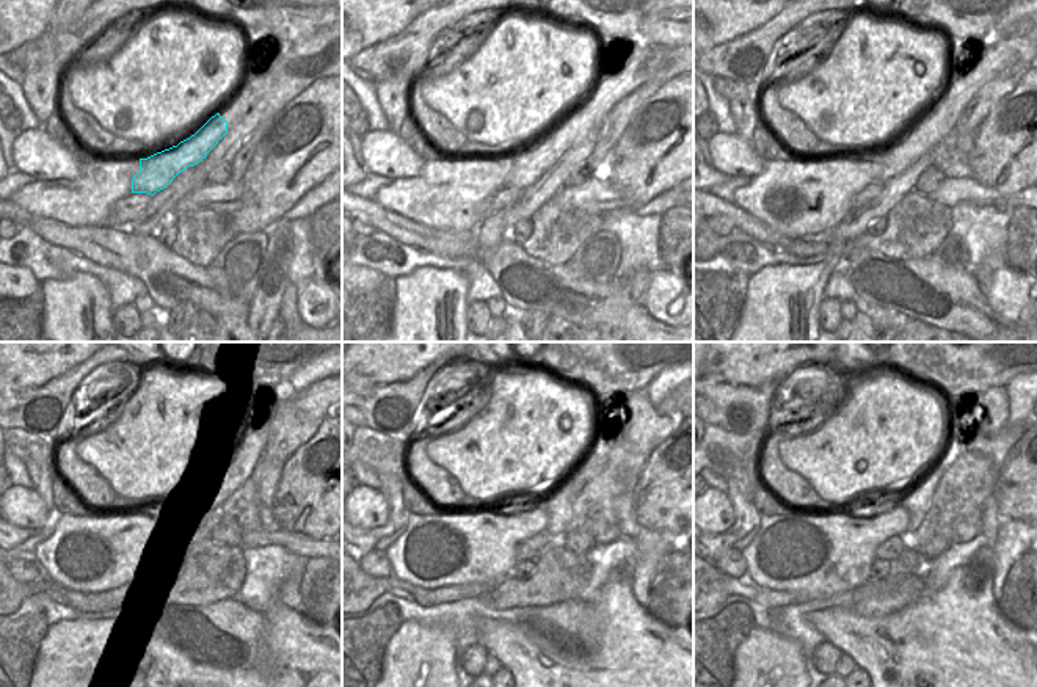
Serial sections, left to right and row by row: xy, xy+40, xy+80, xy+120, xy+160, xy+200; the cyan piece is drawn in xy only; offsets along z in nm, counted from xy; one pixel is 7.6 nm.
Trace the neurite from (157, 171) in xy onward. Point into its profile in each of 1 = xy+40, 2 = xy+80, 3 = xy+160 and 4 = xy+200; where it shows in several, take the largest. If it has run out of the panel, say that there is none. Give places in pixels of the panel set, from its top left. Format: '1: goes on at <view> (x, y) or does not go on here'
1: goes on at xy+40 (529, 165)
2: goes on at xy+80 (924, 137)
3: goes on at xy+160 (559, 515)
4: goes on at xy+200 (912, 527)

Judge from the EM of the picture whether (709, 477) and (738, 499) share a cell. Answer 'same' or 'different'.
different

